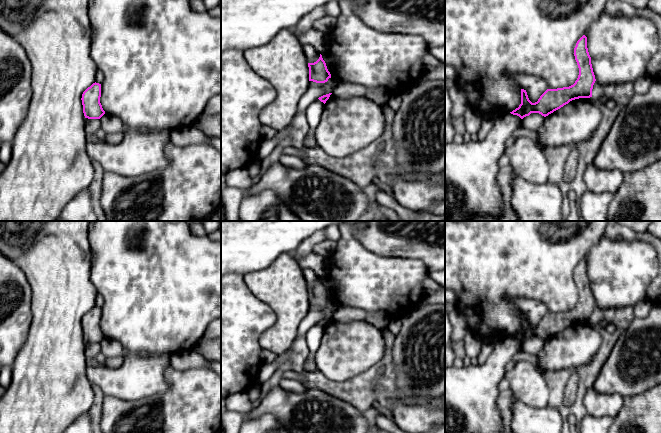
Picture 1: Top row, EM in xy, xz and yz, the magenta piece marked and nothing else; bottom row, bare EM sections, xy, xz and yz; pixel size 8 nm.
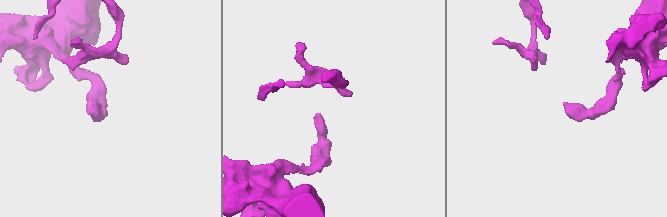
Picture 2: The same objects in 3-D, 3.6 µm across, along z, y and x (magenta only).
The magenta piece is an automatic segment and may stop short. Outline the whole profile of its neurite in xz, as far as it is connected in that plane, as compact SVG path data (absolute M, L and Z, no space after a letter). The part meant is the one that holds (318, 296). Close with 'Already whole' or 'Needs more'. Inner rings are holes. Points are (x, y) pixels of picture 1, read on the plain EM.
M320 278L319 283L314 287L308 287L309 305L316 307L325 307L331 302L331 298L327 293L326 287Z. Already whole

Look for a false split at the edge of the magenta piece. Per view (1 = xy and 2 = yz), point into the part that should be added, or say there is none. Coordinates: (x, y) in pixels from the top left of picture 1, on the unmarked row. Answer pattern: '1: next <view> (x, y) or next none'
1: next none
2: next none

